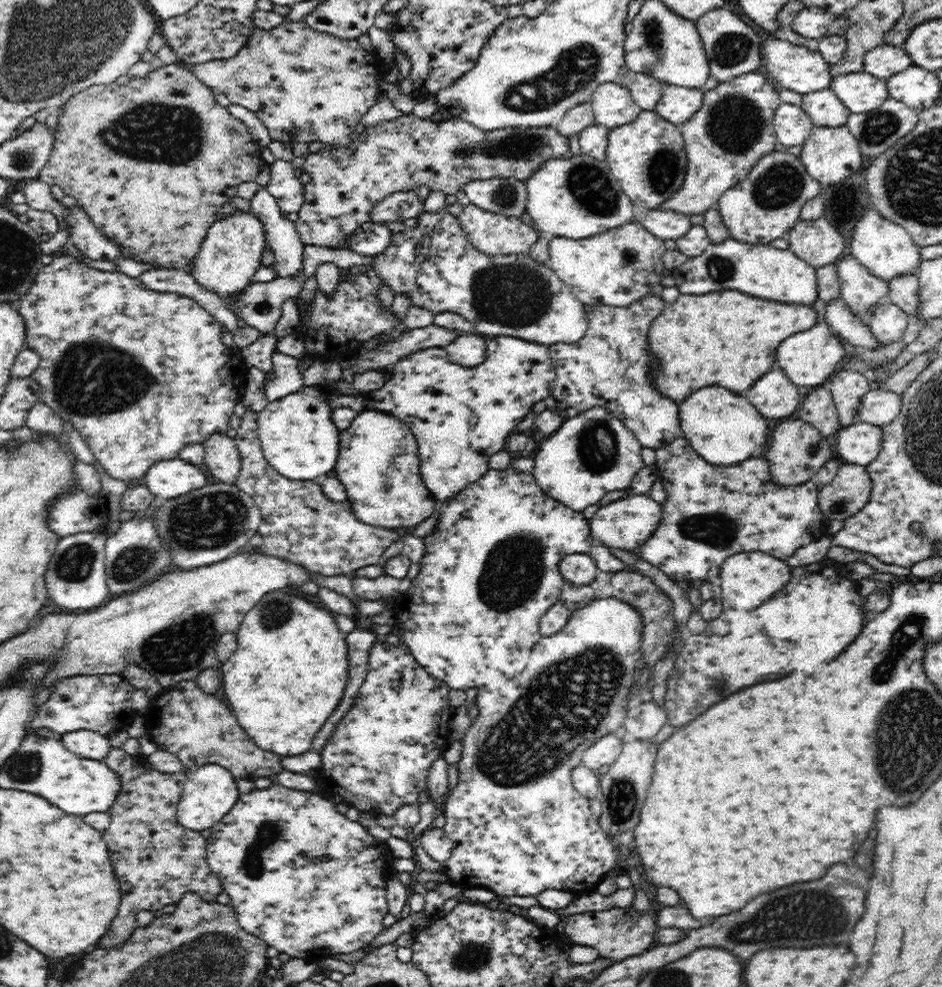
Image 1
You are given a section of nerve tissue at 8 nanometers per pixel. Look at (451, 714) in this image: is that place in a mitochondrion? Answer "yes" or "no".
no

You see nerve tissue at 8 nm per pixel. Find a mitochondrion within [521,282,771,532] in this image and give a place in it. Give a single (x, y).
(598, 450)

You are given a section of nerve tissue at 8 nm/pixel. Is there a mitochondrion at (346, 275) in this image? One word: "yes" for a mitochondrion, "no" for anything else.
no

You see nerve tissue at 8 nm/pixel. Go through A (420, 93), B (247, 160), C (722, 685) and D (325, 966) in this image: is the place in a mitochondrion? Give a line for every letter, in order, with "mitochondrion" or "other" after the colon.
A: other
B: other
C: mitochondrion
D: other

